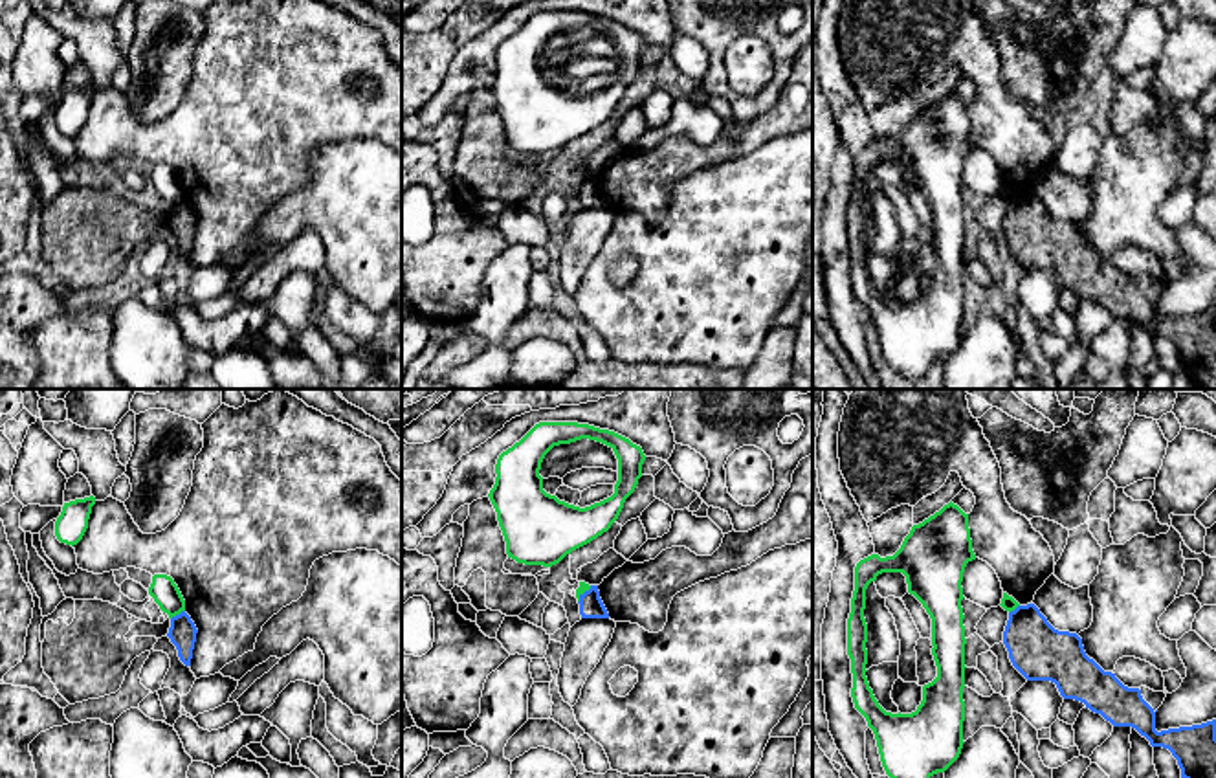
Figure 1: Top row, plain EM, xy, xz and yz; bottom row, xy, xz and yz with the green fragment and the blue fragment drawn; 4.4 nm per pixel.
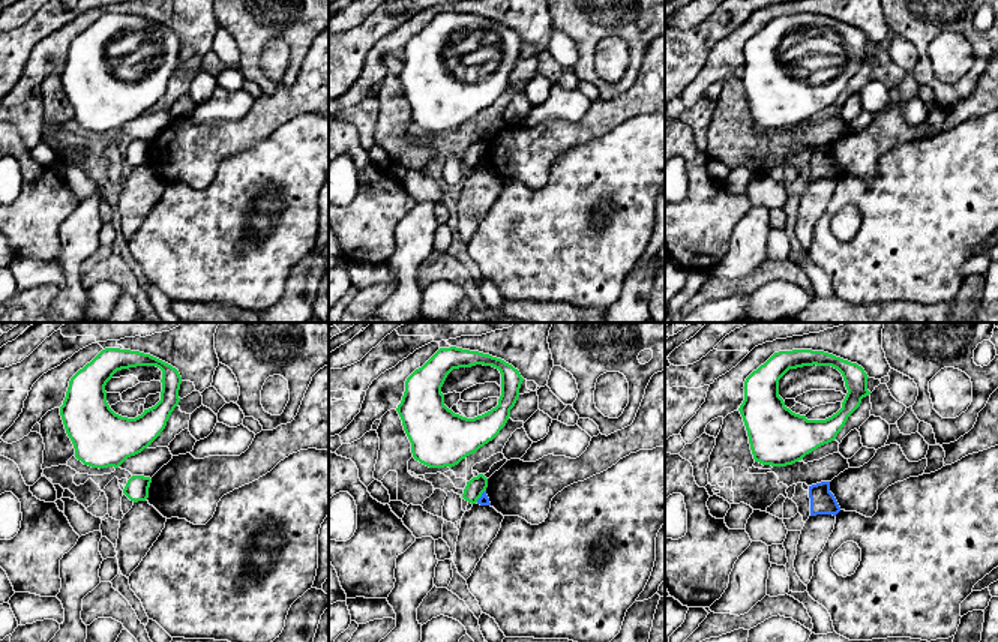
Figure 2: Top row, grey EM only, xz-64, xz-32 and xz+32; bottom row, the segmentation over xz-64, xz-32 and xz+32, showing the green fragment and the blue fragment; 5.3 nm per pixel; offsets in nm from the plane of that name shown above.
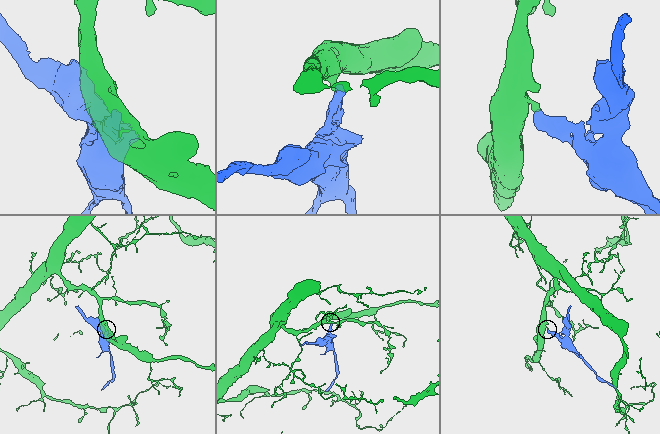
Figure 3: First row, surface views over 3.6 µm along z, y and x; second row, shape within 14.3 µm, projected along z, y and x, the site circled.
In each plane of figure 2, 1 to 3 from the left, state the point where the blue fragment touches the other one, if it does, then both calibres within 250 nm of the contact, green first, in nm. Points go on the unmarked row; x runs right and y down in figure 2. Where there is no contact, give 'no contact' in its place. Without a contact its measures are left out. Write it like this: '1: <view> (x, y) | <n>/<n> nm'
1: no contact
2: xz-32 (480, 159) | 100/60 nm
3: no contact

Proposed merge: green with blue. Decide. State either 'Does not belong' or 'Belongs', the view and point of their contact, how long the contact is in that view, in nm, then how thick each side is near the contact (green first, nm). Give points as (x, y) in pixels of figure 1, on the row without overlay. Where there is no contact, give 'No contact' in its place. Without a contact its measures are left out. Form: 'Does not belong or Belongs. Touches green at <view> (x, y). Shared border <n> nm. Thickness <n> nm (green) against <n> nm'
Does not belong. Touches green at xy (176, 202). Shared border 80 nm. Thickness 120 nm (green) against 120 nm

